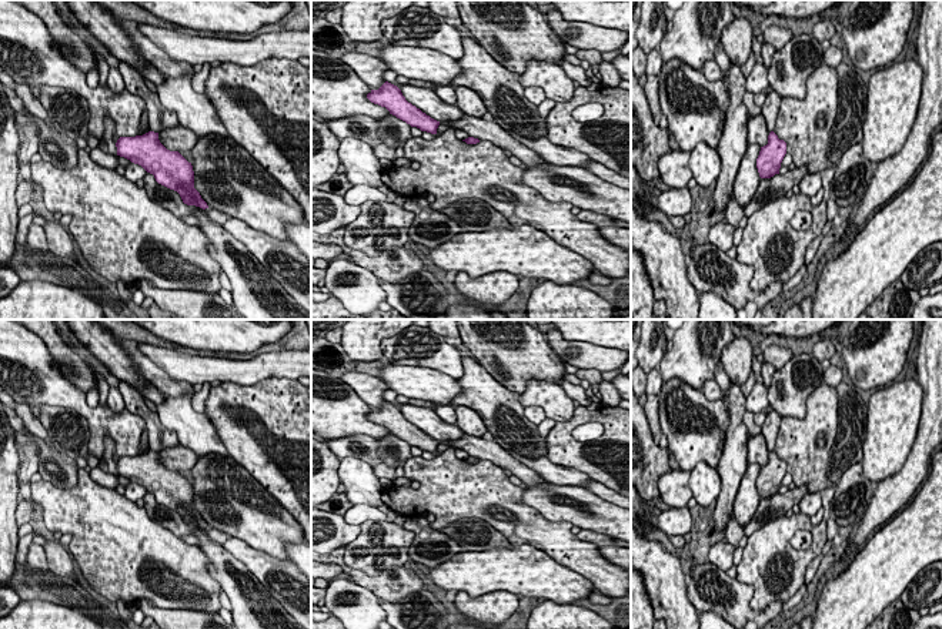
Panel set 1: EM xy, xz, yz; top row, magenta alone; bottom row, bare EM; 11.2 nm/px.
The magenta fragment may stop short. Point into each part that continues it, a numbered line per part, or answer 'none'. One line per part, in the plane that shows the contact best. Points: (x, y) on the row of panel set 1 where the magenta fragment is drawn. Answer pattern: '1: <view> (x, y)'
none

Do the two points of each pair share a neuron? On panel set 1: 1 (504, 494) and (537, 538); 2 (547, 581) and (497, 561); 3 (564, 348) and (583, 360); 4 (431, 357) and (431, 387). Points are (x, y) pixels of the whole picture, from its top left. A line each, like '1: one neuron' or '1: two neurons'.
1: one neuron
2: one neuron
3: one neuron
4: two neurons

